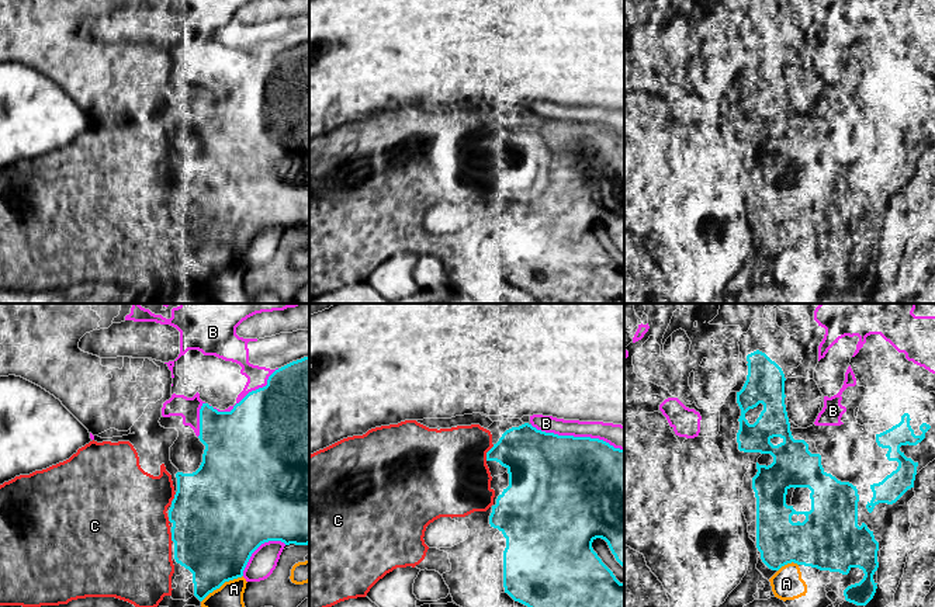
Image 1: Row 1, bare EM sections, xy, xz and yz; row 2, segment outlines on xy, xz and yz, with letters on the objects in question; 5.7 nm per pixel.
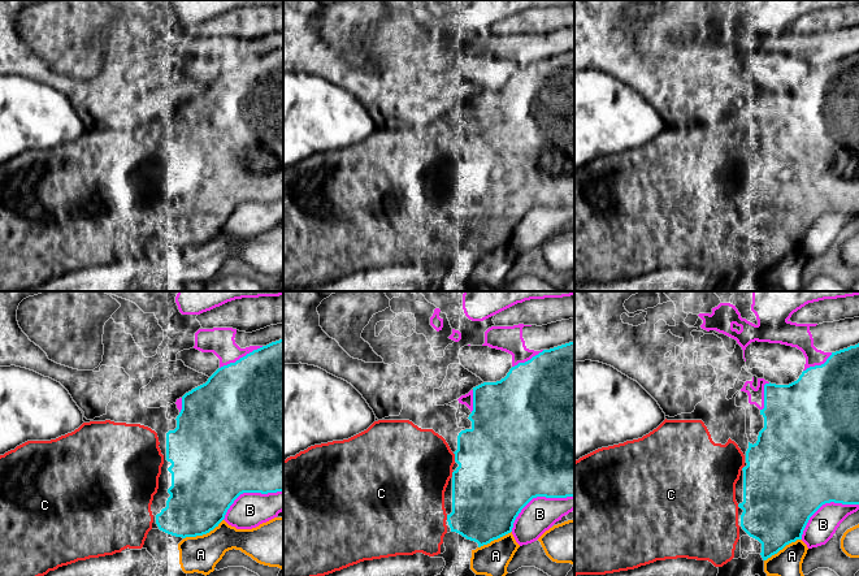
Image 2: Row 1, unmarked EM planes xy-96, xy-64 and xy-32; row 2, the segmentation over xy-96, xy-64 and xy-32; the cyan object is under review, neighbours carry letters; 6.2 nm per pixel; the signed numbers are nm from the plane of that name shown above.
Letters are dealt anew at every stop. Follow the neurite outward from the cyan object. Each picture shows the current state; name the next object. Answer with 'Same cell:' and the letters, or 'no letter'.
Same cell: C

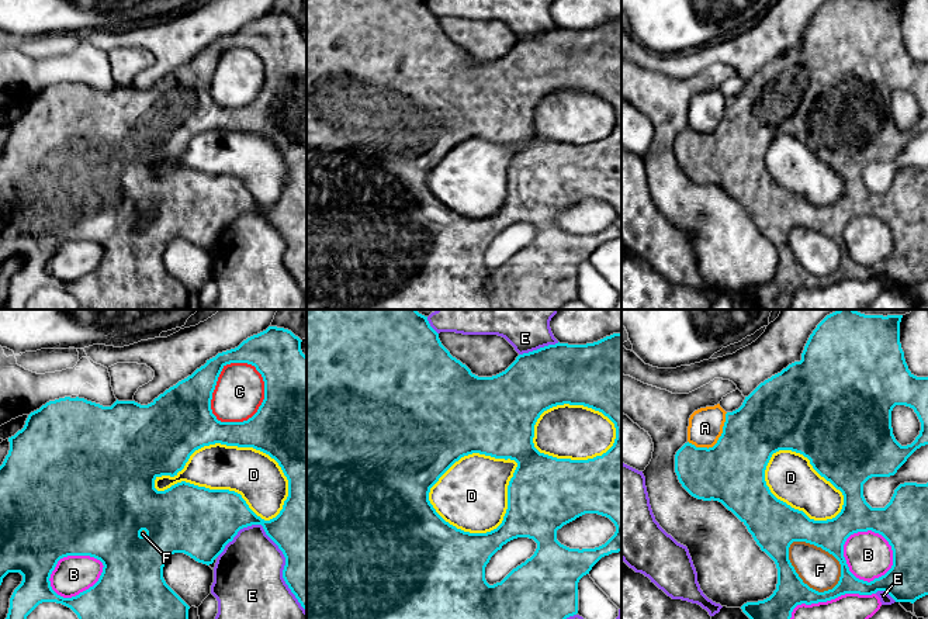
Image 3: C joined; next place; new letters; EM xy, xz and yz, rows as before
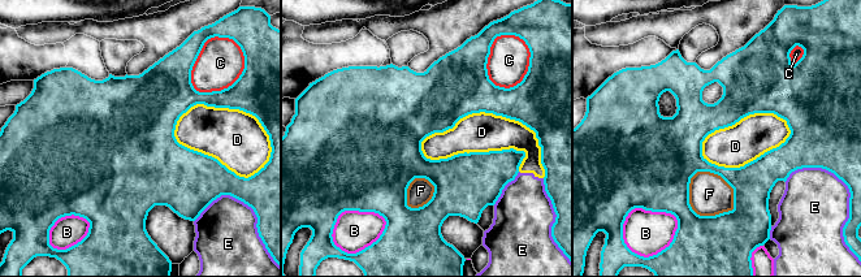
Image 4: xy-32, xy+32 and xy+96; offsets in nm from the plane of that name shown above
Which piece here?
Same cell: no letter

